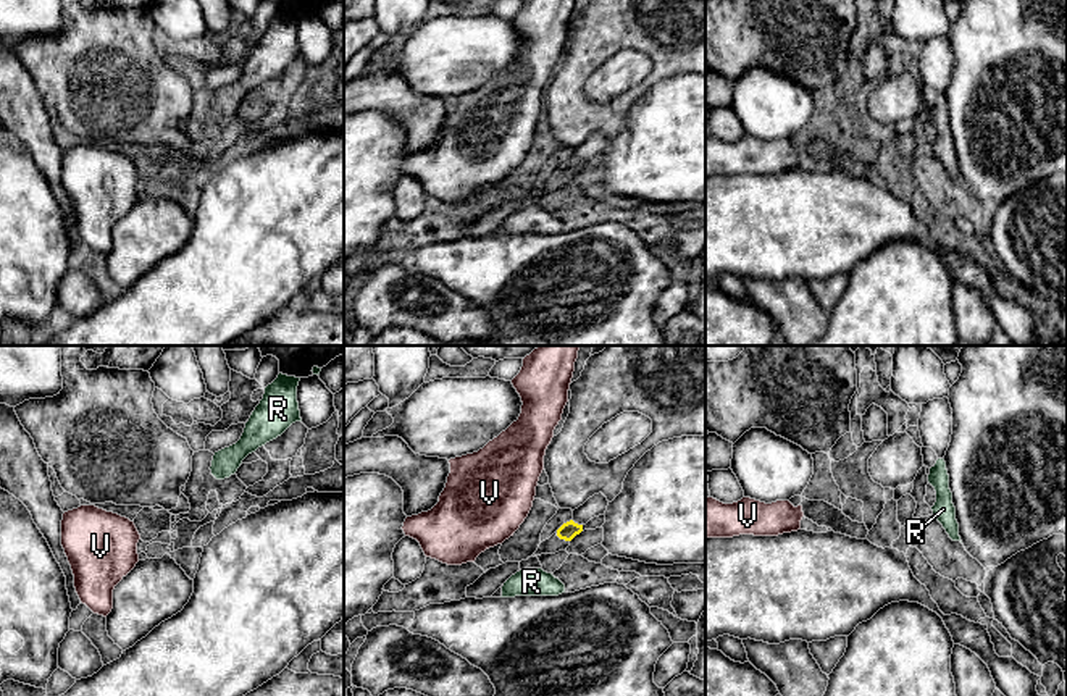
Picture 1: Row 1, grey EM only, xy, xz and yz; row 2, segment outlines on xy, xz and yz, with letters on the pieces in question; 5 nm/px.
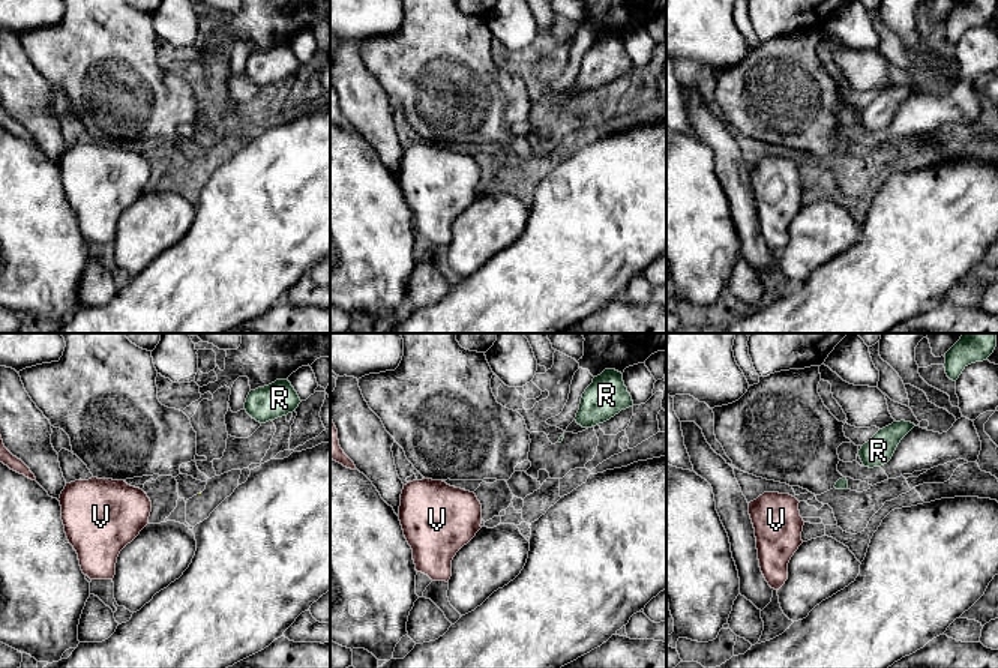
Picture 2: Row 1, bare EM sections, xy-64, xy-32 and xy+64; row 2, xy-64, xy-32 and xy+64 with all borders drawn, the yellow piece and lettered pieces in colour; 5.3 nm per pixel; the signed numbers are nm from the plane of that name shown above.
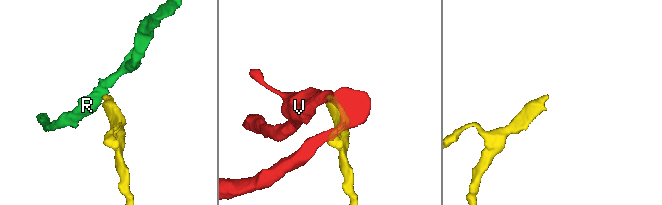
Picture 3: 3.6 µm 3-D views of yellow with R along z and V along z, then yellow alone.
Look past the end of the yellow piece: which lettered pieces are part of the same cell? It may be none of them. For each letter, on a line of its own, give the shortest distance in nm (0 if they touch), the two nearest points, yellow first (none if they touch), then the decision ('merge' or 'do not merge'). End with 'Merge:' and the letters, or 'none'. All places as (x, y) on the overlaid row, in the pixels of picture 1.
R: 180 nm | xz (560, 538), (541, 569) | do not merge
V: 170 nm | xz (557, 530), (527, 515) | do not merge
Merge: none

